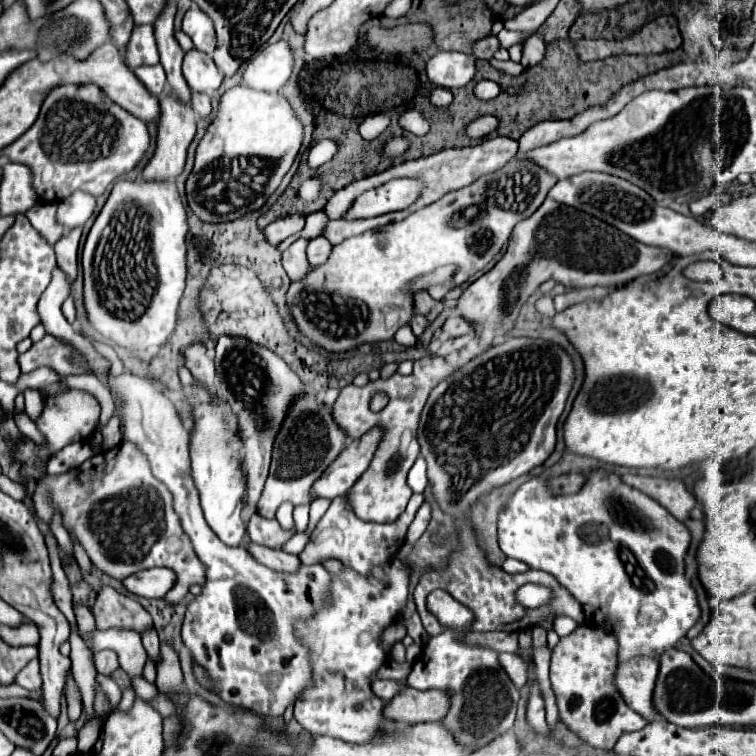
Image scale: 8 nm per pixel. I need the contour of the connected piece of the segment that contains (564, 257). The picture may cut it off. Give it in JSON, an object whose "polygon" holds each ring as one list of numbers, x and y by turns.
{"polygon":[[546,199,534,215,522,219,514,227,502,259,488,273,466,287,458,299,456,311,476,327,480,349,484,351,496,343,496,335,498,341,506,339,508,331,514,327,520,307,540,283,558,277,564,287,572,289,596,285,622,287,628,281,640,277,642,267,644,275,658,271,666,263,666,255,666,249,642,245,594,215]]}

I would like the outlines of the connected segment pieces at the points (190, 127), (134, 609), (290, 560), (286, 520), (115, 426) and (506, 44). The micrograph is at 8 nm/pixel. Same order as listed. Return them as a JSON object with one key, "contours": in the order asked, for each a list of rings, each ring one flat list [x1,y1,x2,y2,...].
{"contours":[[[164,93,160,97,160,107,162,107,162,117,158,117,156,149,154,149,152,159,146,163,142,171,142,179,164,181,164,179,174,179,176,175,180,175,186,163,186,149,196,133,196,113,190,109,190,105,182,105,176,97,170,97,168,93]],[[102,587,98,591,96,603,92,605,92,615,96,619,96,629,120,627,142,633,142,629,150,629,152,625,150,615,140,603,128,599,112,587]],[[250,543,250,553,254,555,256,561,260,561,262,565,280,571,280,573,296,573,300,569,300,559,298,555,290,555,278,549,268,549,262,545,254,545]],[[288,501,286,503,282,503,280,507,278,507,278,513,276,513,276,519,278,519,278,523,284,527,284,529,292,529,294,527,294,519,292,519,292,509,294,509,294,505,290,505]],[[116,415,110,419,110,423,106,425,106,429,102,429,102,435,106,437,106,443,104,443,106,449,110,449,110,447,114,447,114,443,120,443,120,441,122,441,122,435,120,435,120,421,118,421]],[[502,29,499,32,500,48,508,49,512,45,518,44,527,39,528,37,529,36,525,33]]]}

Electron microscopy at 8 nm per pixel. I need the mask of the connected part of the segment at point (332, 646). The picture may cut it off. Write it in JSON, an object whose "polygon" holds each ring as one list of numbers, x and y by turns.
{"polygon":[[398,559,394,563,386,563,382,567,374,567,368,577,358,575,352,569,342,569,342,575,332,579,330,593,332,593,332,605,318,611,312,619,306,623,298,623,296,631,298,637,310,647,312,651,312,669,314,669,314,685,304,691,300,701,294,705,294,717,296,721,308,729,314,735,330,735,348,743,366,743,370,741,378,731,384,729,384,717,382,709,386,701,372,695,372,673,386,663,386,653,378,645,380,633,398,617,400,609,404,607,408,599,408,575,410,567]]}

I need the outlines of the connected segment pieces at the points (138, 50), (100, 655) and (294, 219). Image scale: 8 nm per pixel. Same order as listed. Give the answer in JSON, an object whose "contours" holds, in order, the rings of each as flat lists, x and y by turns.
{"contours":[[[134,25,134,33,130,35,130,45,126,45,122,57,130,69,140,65,156,65,160,57,156,51,154,29,150,25]],[[108,649,94,653,94,663,96,663,96,671,104,675,112,675,118,669,118,657,114,651]],[[286,215,280,217,276,221,272,221,270,225,266,225,262,229,266,241,270,241,272,245,278,245,280,241,284,241,290,235,298,235,305,226,305,216,302,215]]]}

